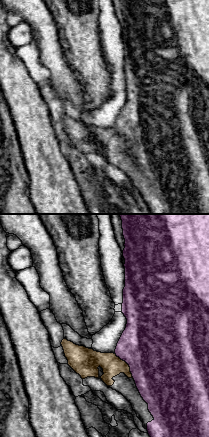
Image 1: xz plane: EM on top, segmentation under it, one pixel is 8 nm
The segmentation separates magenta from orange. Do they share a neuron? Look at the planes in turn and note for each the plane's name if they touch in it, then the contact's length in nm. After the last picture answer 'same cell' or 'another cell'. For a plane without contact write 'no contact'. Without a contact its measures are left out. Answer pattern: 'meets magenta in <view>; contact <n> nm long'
meets magenta in xz; contact 240 nm long

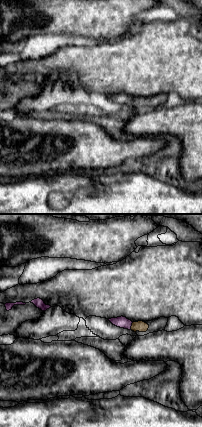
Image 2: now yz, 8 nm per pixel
meets magenta in yz; contact 70 nm long

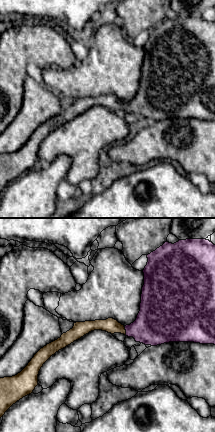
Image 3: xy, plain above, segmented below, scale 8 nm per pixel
meets magenta in xy; contact 70 nm long

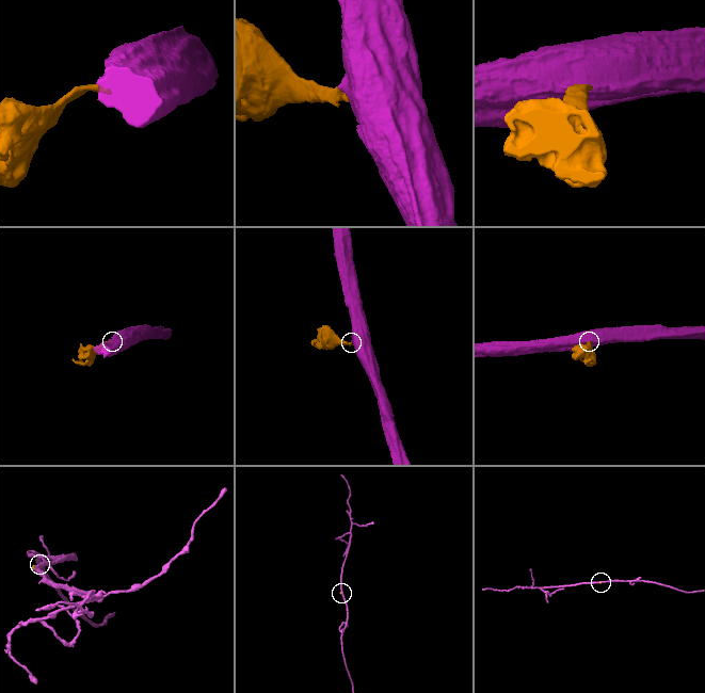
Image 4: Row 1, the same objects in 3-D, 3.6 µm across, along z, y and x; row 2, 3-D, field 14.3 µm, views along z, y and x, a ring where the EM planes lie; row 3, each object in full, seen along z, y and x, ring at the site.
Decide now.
same cell

